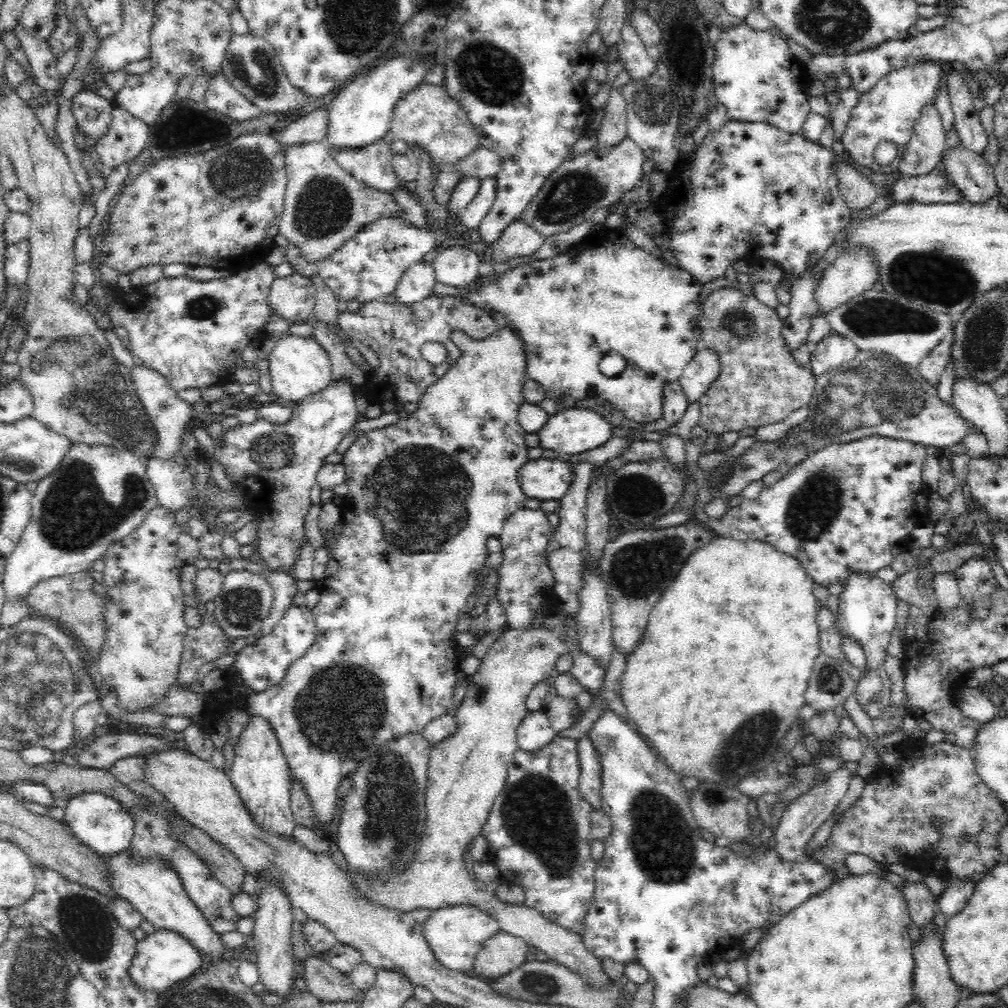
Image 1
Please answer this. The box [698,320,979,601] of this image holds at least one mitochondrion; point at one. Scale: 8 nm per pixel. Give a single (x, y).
(874, 391)

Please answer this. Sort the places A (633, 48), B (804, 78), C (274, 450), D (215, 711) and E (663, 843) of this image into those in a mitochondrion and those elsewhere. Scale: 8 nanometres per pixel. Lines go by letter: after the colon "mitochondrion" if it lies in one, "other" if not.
A: other
B: other
C: mitochondrion
D: other
E: mitochondrion

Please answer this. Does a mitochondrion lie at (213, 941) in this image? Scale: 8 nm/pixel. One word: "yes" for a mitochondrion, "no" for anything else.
no

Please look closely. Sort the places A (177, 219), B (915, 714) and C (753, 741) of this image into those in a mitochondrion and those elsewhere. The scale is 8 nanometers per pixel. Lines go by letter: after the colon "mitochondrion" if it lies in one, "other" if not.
A: other
B: other
C: mitochondrion

